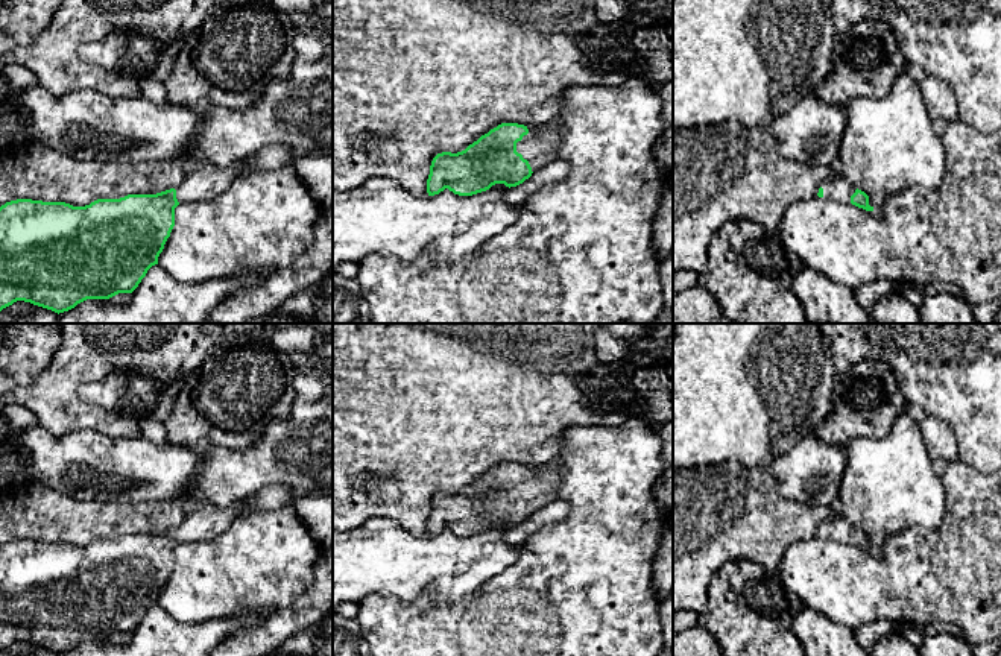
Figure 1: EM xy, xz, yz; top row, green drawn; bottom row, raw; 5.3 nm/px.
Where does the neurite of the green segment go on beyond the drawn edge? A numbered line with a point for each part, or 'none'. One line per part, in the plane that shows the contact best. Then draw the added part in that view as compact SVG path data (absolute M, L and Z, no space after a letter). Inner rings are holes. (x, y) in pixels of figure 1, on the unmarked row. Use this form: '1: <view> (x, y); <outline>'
1: xz (539, 488); M548 463L539 466L536 471L529 471L529 474L516 483L516 492L529 501L535 513L557 500L560 480L560 466Z

